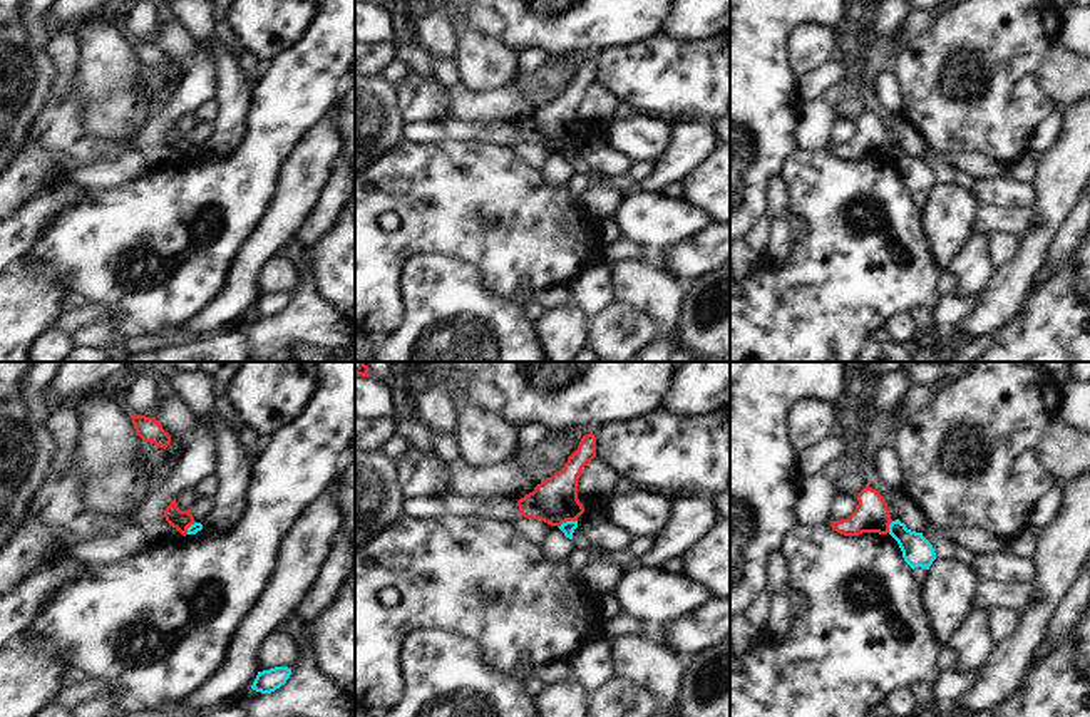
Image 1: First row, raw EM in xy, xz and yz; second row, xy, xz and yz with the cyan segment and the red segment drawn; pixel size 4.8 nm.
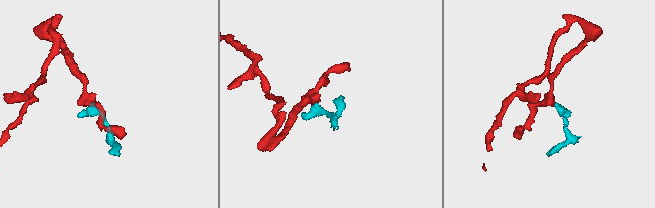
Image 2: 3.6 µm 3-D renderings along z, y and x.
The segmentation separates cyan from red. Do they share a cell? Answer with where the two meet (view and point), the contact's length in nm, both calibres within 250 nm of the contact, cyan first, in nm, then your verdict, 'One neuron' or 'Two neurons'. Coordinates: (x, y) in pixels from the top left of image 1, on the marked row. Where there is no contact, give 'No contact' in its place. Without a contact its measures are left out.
Touches cyan at xz (566, 521). Shared border 100 nm. Thickness 70 nm (cyan) against 220 nm. Two neurons.

